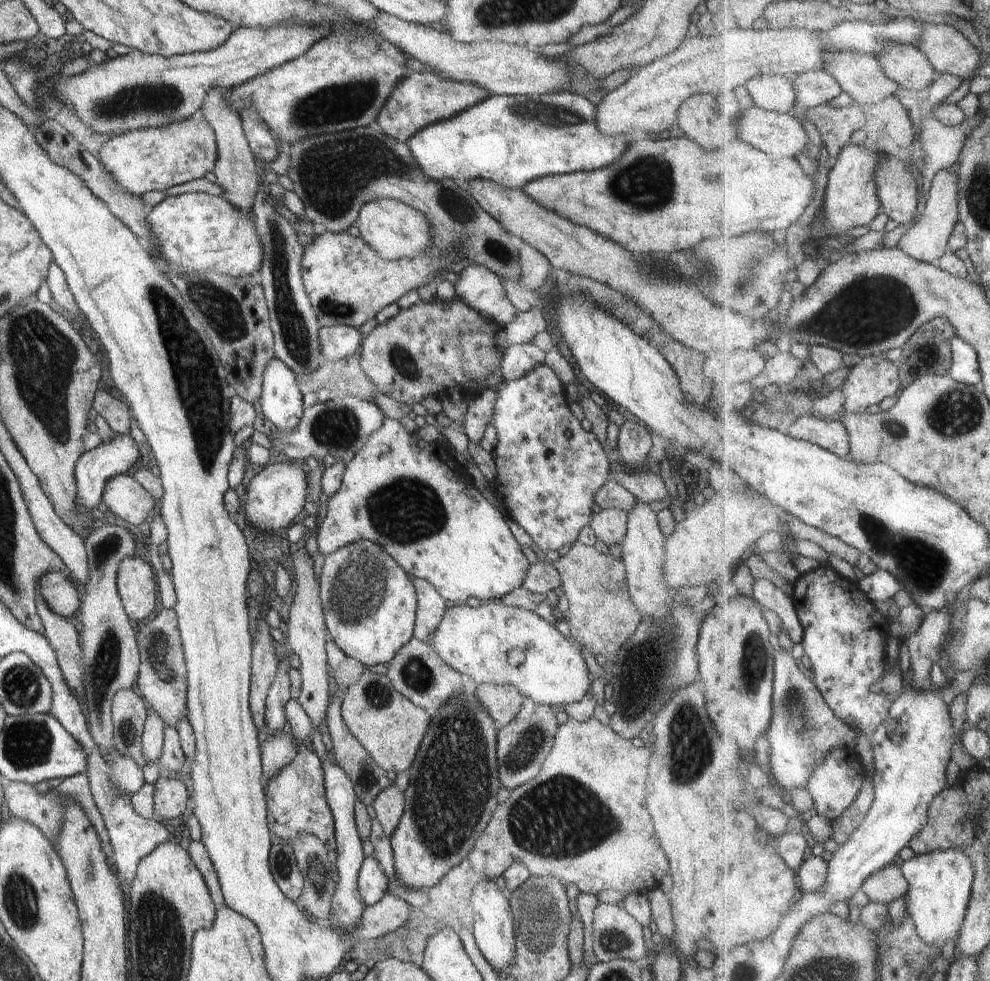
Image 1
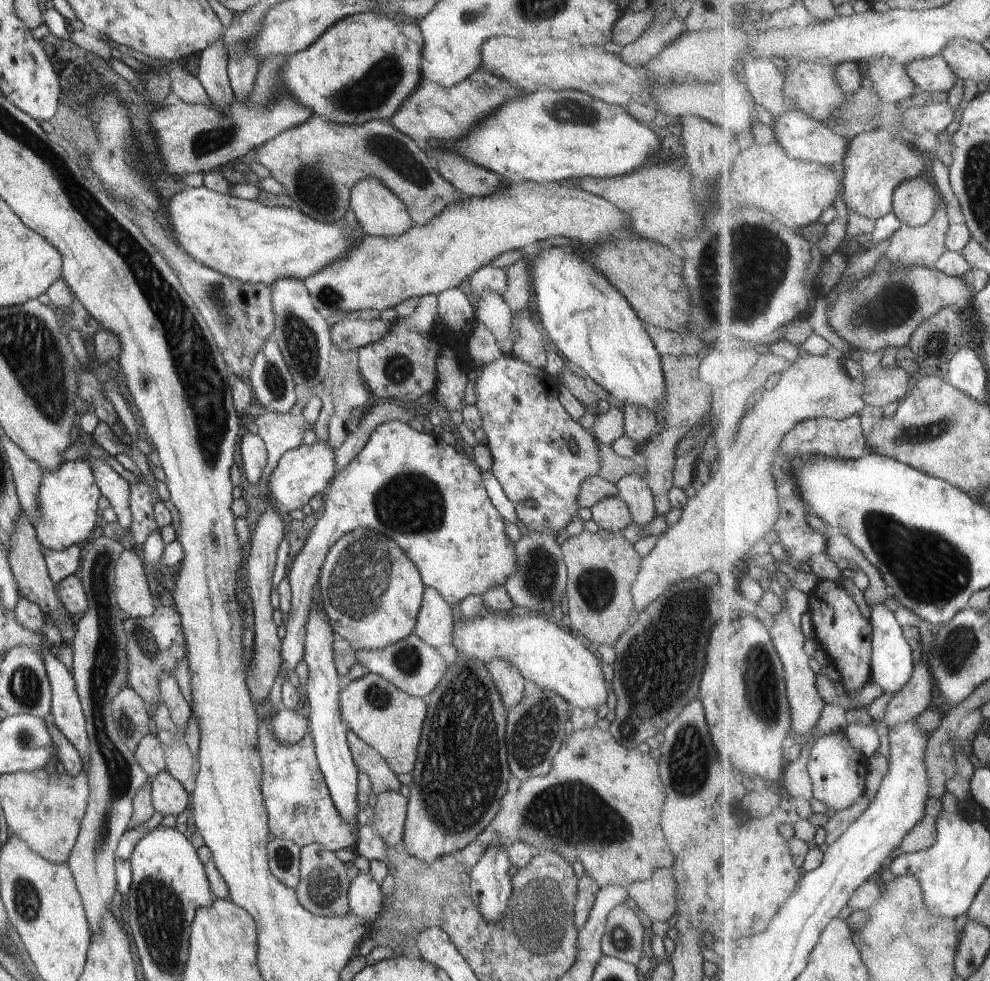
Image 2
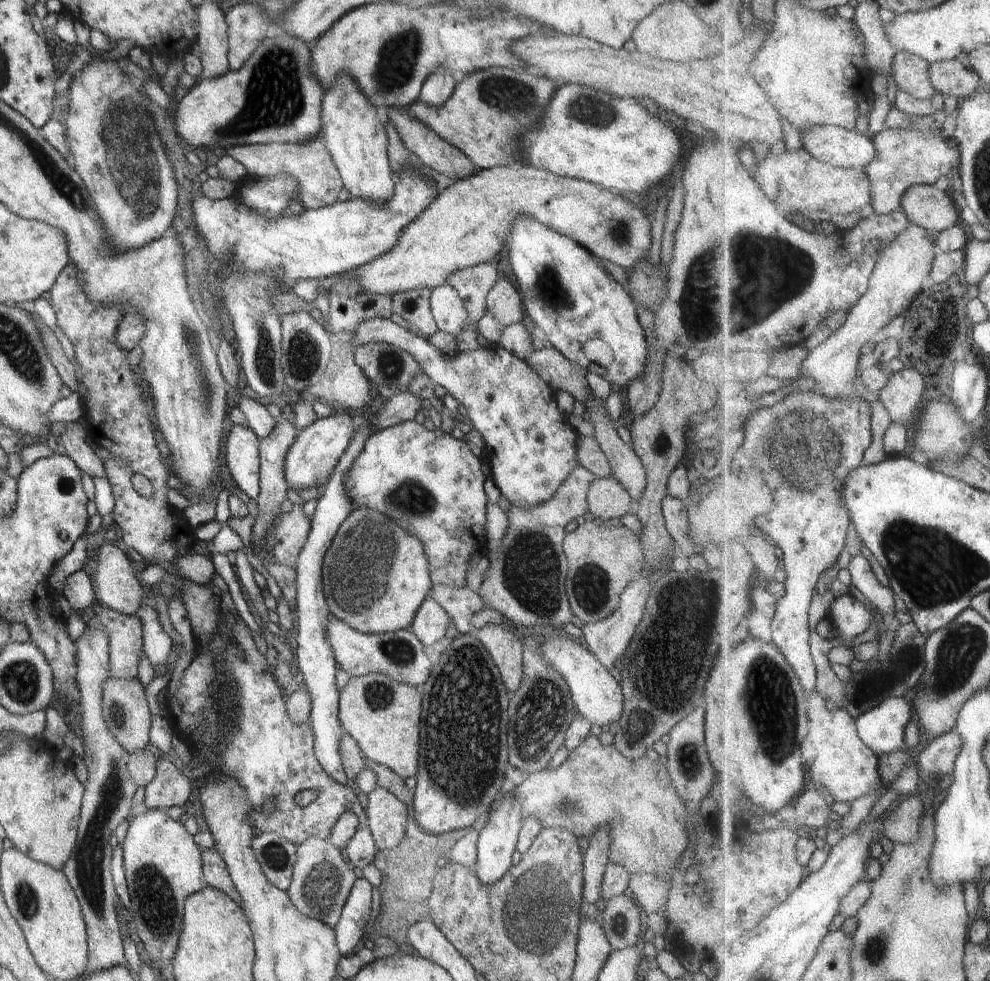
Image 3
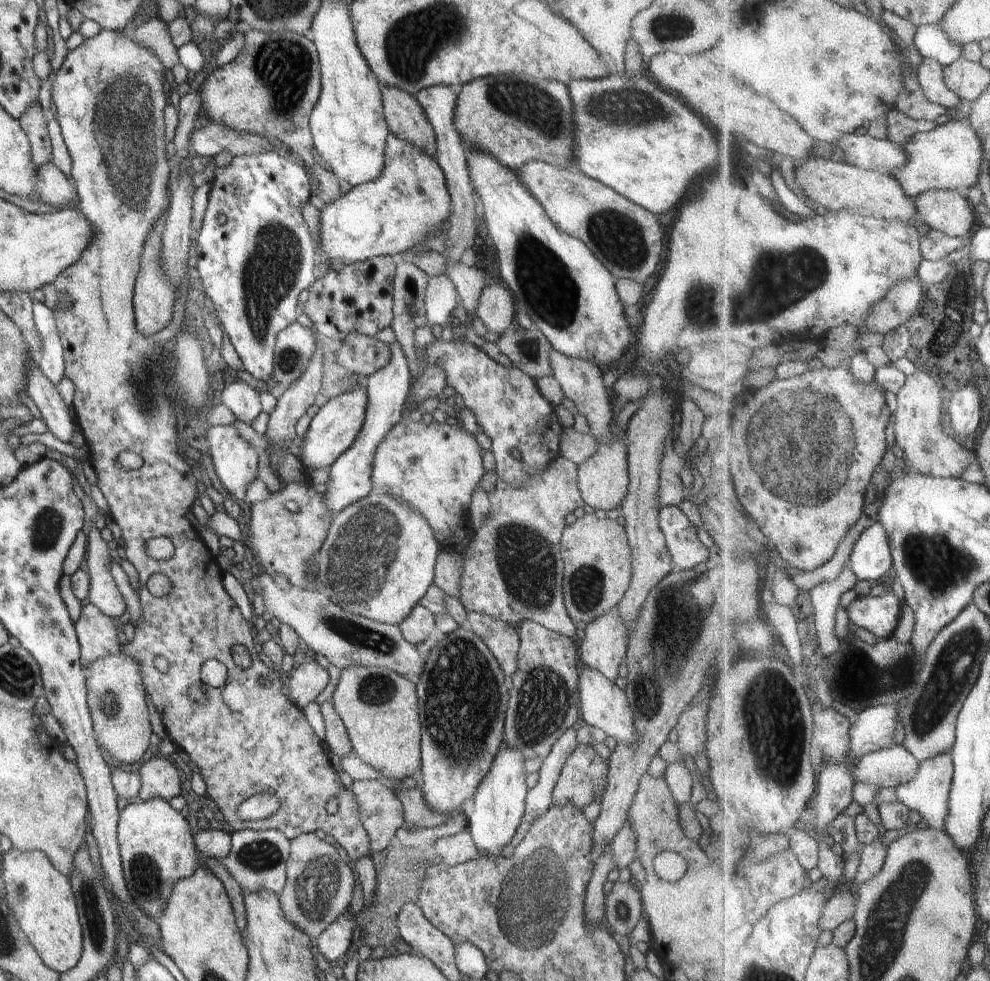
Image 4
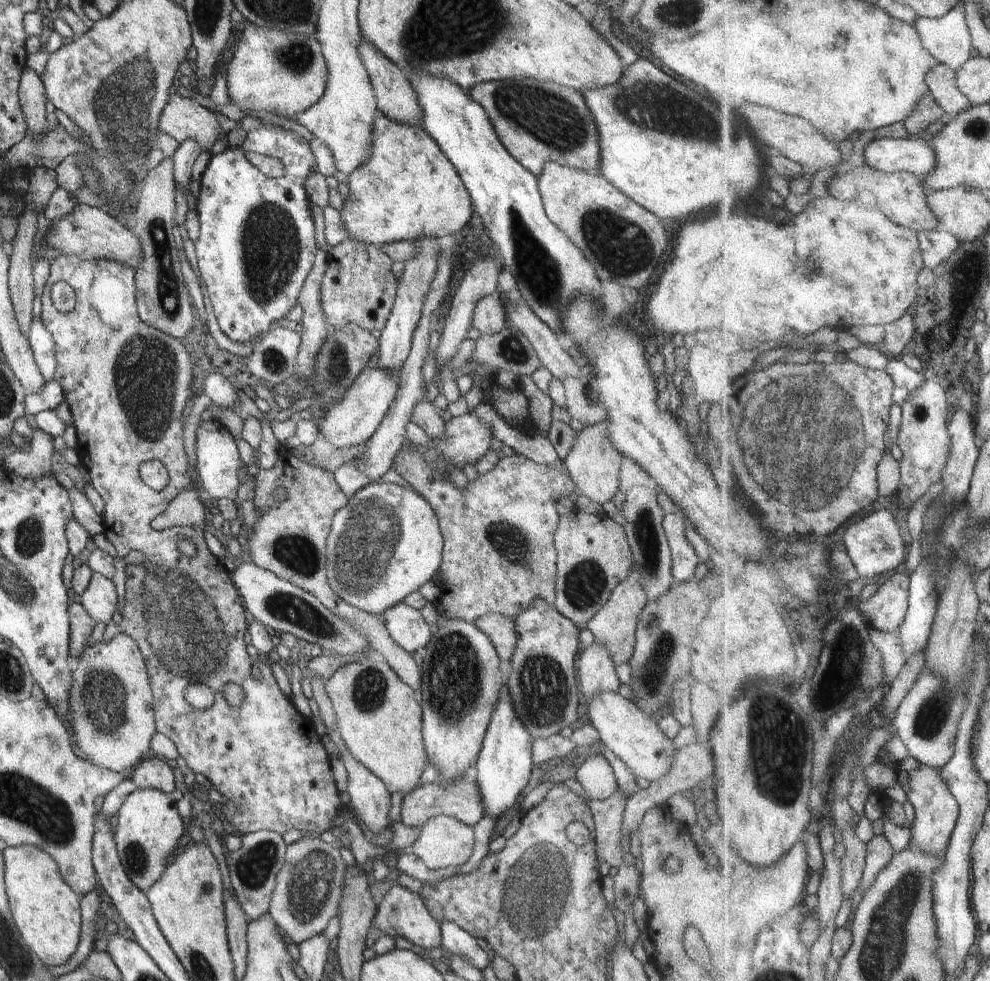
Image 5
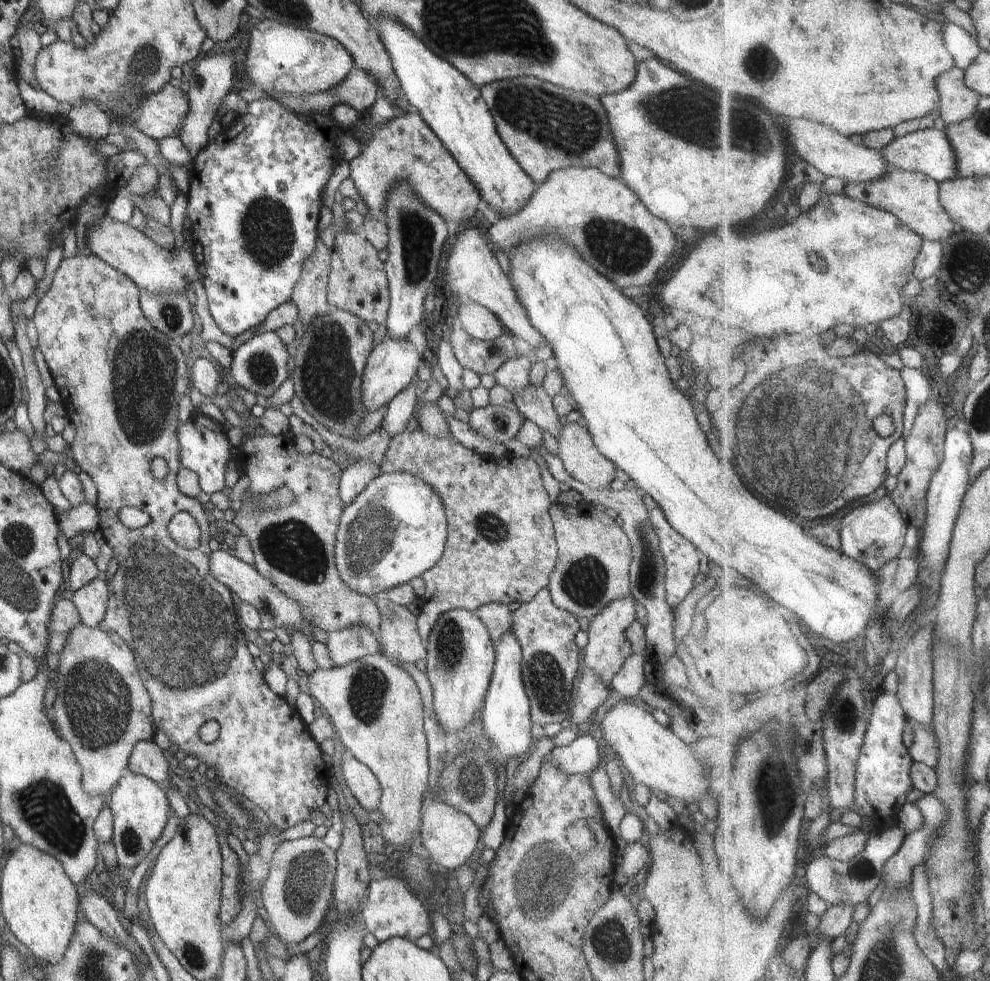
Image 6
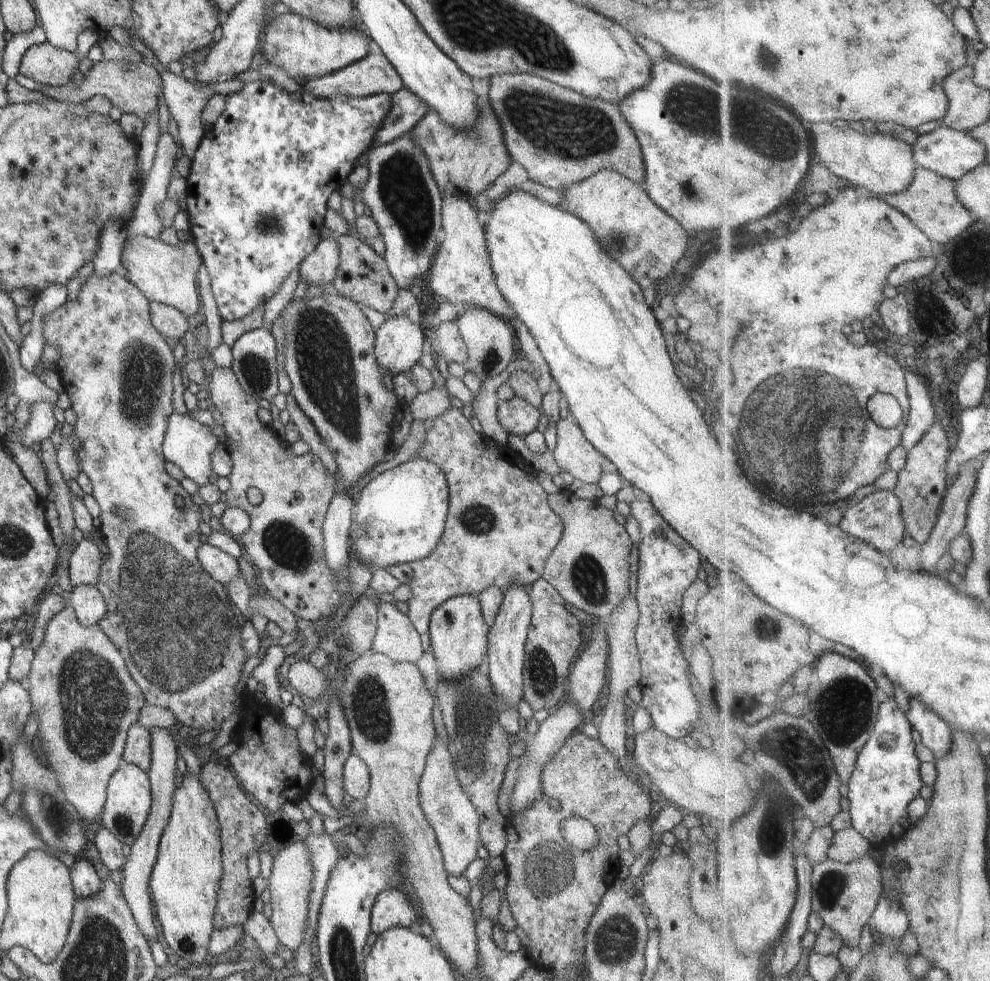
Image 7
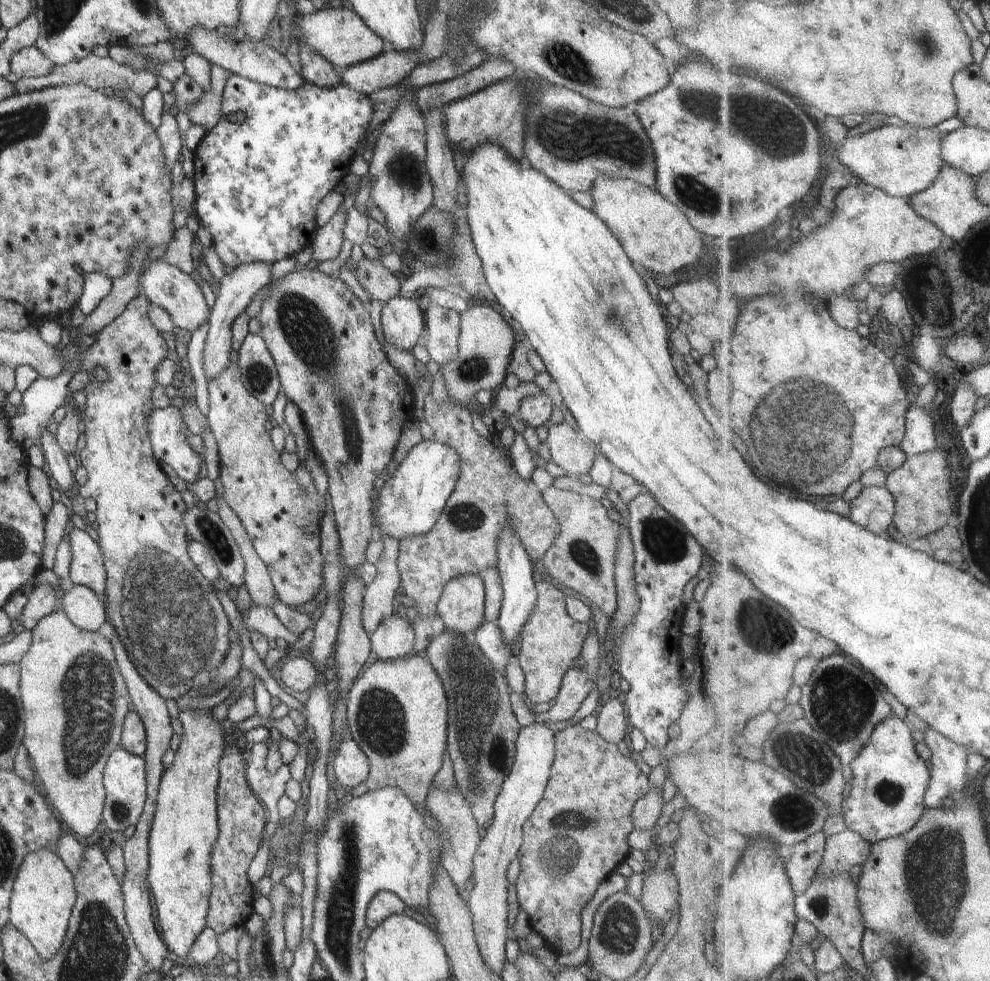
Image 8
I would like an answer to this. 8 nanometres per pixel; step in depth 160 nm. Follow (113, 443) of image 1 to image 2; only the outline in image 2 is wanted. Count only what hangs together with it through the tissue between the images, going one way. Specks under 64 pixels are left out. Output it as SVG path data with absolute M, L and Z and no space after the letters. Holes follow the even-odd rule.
M88 456L75 461L64 461L57 471L45 471L38 496L41 516L34 524L34 528L40 546L62 551L91 538L91 532L97 526L99 518L98 498L101 492Z

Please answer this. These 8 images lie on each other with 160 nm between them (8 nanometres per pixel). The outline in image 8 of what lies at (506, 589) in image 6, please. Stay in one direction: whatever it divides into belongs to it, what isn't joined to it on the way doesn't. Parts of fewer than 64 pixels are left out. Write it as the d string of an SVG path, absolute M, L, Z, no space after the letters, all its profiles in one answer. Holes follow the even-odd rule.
M430 393L426 396L423 419L428 422L434 431L434 441L445 444L457 451L461 471L454 492L449 496L434 528L425 535L403 539L399 544L397 567L399 568L400 578L405 594L408 595L408 598L414 600L413 607L418 612L418 620L411 624L415 630L413 650L414 654L421 655L425 653L430 640L434 637L432 620L434 619L434 613L437 612L436 605L442 596L445 584L449 580L464 575L479 575L488 569L497 570L497 564L499 563L497 542L503 529L509 527L515 531L533 566L544 558L545 552L552 546L560 532L558 519L555 518L554 513L546 504L533 480L525 480L520 477L516 469L514 469L513 461L510 458L508 458L508 464L506 464L503 452L493 445L491 437L482 437L474 431L472 416L465 406L454 404L446 397L441 402L438 402L438 400L434 400L434 396Z

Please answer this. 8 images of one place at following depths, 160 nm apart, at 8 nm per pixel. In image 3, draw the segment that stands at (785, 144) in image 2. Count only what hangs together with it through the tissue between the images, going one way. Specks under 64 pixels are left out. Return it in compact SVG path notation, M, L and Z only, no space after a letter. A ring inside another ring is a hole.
M817 124L803 133L805 148L819 161L837 167L866 168L879 156L870 134L838 125Z

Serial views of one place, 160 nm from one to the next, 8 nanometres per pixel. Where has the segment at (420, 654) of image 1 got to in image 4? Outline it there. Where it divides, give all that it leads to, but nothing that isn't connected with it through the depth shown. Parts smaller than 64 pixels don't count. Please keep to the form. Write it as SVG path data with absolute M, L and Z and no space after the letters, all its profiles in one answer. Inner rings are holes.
M264 572L262 576L254 577L259 578L263 588L262 596L264 597L267 612L273 618L278 618L281 623L290 626L292 630L296 631L296 634L302 637L302 640L306 642L309 648L316 654L326 656L331 664L334 664L340 670L352 667L384 667L402 676L406 676L410 672L412 674L421 674L423 671L422 664L425 661L418 655L416 646L405 639L398 625L387 625L386 623L379 623L378 621L349 613L347 610L339 608L337 604L334 604L325 594L320 593L318 590L309 591L308 589L299 589L292 586L288 589L278 588L267 572Z

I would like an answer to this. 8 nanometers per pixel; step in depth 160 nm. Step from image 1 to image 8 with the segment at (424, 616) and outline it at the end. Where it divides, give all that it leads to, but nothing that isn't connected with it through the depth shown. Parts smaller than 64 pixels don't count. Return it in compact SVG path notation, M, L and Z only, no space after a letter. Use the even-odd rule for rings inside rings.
M395 613L382 620L369 639L371 652L383 661L414 654L415 630L404 617Z

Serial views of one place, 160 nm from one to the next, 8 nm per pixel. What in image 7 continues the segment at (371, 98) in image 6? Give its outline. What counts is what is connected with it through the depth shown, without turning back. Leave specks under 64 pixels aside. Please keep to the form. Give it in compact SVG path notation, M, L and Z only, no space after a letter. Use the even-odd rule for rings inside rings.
M382 52L379 55L367 54L362 60L353 62L331 75L308 79L303 86L304 90L319 99L333 99L336 95L362 98L377 95L378 93L394 94L403 87L403 82L401 76L398 76L398 73L386 60L386 56Z

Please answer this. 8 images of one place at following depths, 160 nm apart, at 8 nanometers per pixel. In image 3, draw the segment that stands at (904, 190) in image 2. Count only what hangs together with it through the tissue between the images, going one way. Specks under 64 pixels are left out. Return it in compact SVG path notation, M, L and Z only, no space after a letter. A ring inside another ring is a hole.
M916 185L903 198L903 210L912 224L931 232L944 232L955 226L959 214L950 191L937 185Z

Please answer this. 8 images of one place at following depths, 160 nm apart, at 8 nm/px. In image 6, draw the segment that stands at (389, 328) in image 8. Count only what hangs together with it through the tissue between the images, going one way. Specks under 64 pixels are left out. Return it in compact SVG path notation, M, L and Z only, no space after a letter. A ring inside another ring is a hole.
M386 336L382 343L373 345L372 352L369 352L367 358L366 368L363 369L361 386L361 403L366 414L369 411L378 410L380 406L386 406L397 394L400 394L412 383L421 363L422 358L408 338L390 339Z

